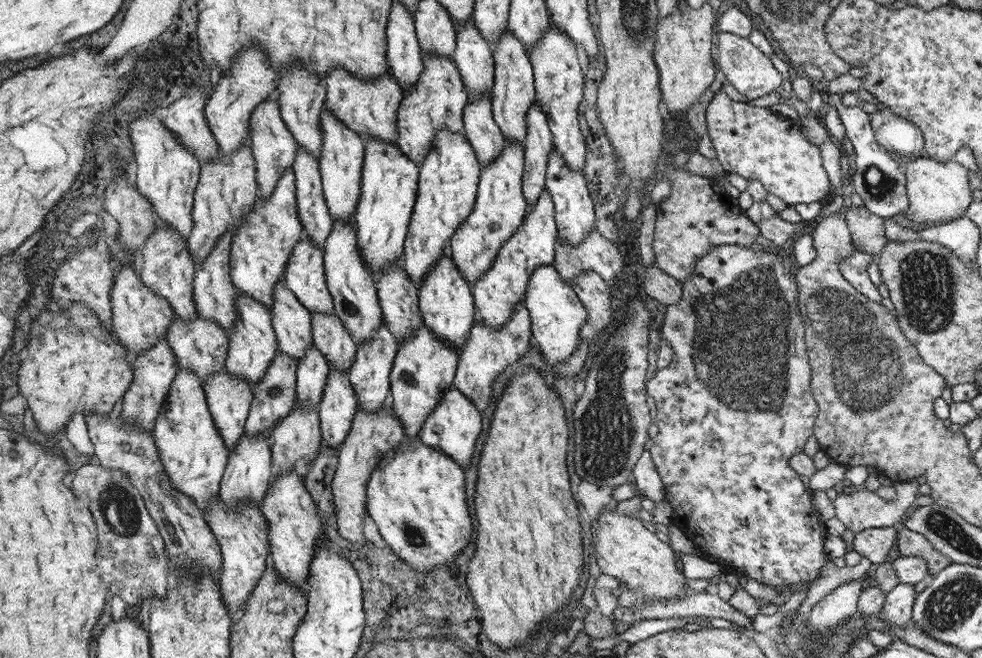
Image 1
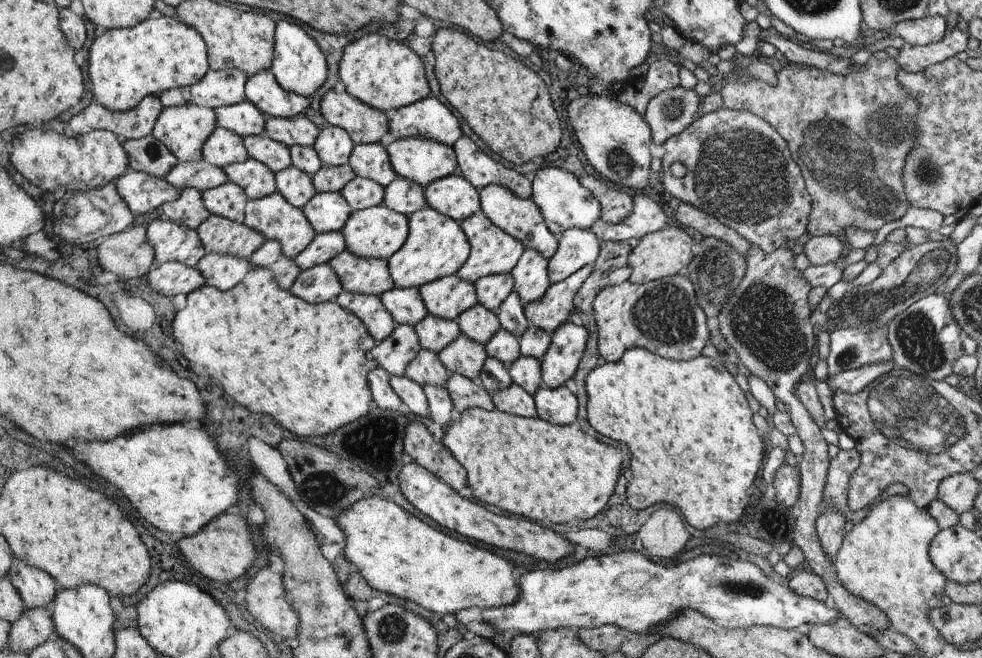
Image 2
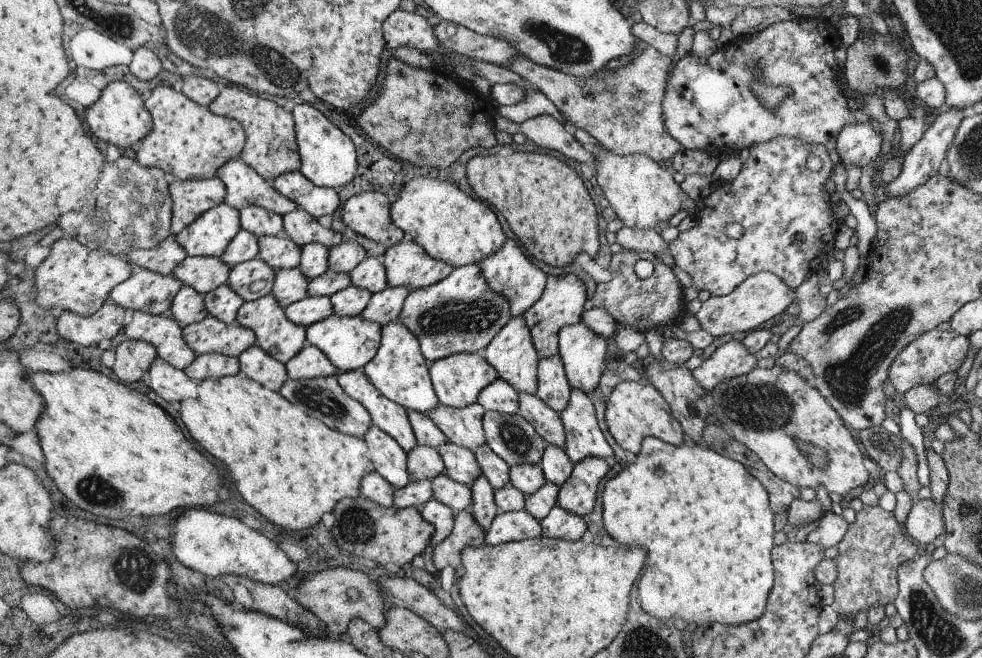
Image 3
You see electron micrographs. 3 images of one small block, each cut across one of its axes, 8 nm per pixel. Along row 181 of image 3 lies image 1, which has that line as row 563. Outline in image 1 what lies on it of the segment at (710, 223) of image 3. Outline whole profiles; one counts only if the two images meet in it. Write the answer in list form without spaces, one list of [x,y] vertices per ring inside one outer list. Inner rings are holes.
[[[719,246],[719,248],[707,248],[705,256],[699,256],[693,262],[693,270],[687,280],[683,280],[681,298],[677,304],[667,304],[661,338],[663,344],[667,344],[673,350],[673,360],[667,368],[659,370],[651,384],[647,386],[647,396],[653,398],[657,406],[655,416],[655,434],[653,444],[649,448],[651,462],[665,486],[665,498],[673,504],[675,516],[681,520],[681,526],[685,526],[685,536],[691,538],[691,542],[709,558],[719,558],[721,562],[727,560],[735,568],[733,572],[741,570],[749,578],[753,578],[757,584],[765,584],[769,588],[777,586],[789,586],[809,580],[819,580],[823,566],[829,564],[829,554],[825,552],[823,540],[825,540],[825,526],[819,522],[817,512],[811,506],[811,496],[805,488],[805,484],[799,480],[797,474],[793,474],[793,468],[789,466],[791,456],[795,452],[801,452],[801,444],[811,436],[811,426],[815,426],[815,418],[819,414],[819,406],[815,402],[815,396],[811,394],[811,378],[813,378],[813,366],[811,356],[807,350],[795,350],[795,338],[805,334],[803,318],[797,314],[799,302],[795,300],[795,284],[791,280],[789,270],[785,270],[783,260],[777,252],[763,250],[759,246],[753,248],[739,248],[739,246]]]

